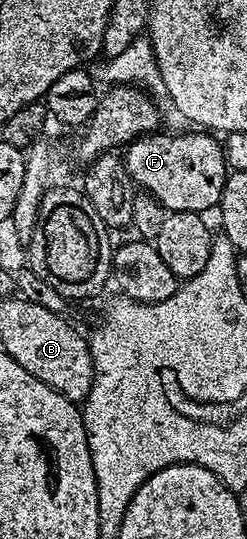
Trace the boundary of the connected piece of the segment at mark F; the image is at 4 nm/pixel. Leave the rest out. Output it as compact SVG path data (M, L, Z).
M205 131L181 133L178 137L168 137L161 132L138 137L136 141L130 141L124 150L123 160L134 186L151 194L171 213L205 215L208 209L216 210L221 204L227 176L222 142Z

